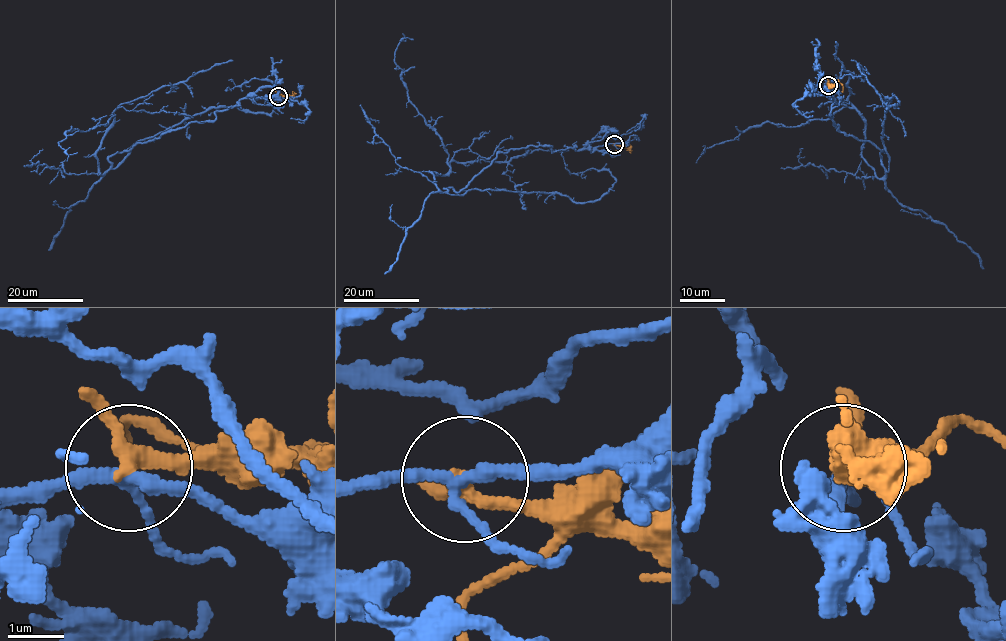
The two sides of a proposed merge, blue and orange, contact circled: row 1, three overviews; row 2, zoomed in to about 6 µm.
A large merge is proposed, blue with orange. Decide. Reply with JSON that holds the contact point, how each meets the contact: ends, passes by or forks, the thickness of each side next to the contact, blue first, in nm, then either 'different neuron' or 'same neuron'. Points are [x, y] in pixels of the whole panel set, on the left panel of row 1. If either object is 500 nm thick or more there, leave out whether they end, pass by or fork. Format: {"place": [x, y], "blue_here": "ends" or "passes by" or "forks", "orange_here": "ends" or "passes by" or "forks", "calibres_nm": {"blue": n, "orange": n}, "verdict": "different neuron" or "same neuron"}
{"place": [278, 96], "blue_here": "forks", "orange_here": "passes by", "calibres_nm": {"blue": 220, "orange": 240}, "verdict": "different neuron"}

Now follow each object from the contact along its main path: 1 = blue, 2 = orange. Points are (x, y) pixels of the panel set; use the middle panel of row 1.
1: (614, 143), (509, 149), (442, 192), (432, 172), (445, 175), (448, 154), (395, 62), (413, 39)
2: (614, 143), (621, 147), (611, 156)

